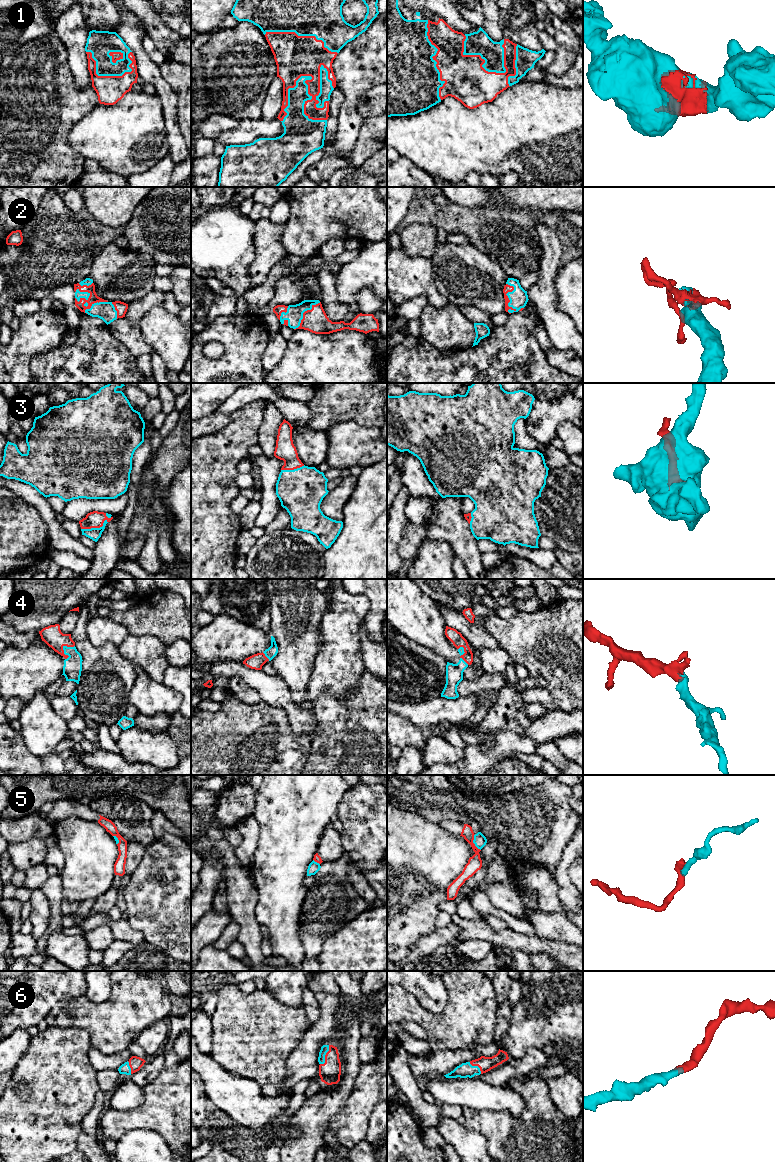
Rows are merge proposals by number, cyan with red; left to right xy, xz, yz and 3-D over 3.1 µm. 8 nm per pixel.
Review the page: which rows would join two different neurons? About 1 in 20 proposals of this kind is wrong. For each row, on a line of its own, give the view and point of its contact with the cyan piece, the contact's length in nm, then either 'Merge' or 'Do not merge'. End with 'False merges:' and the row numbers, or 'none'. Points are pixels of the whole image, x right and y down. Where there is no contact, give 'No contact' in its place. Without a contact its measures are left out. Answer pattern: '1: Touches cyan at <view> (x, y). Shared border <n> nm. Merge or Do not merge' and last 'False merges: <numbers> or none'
1: Touches cyan at xz (308, 99). Shared border 440 nm. Merge
2: Touches cyan at xy (87, 304). Shared border 280 nm. Merge
3: Touches cyan at xy (95, 528). Shared border 220 nm. Merge
4: Touches cyan at xy (63, 648). Shared border 140 nm. Merge
5: Touches cyan at yz (473, 842). Shared border 140 nm. Merge
6: Touches cyan at xz (324, 1056). Shared border 180 nm. Merge
False merges: none

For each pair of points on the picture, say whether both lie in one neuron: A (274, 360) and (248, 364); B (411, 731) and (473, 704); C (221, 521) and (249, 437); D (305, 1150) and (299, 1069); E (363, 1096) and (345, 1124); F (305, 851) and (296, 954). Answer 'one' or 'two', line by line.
A: two
B: two
C: one
D: two
E: one
F: one

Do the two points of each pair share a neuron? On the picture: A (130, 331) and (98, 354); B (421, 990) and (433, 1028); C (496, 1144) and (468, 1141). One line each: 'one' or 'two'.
A: two
B: two
C: two

